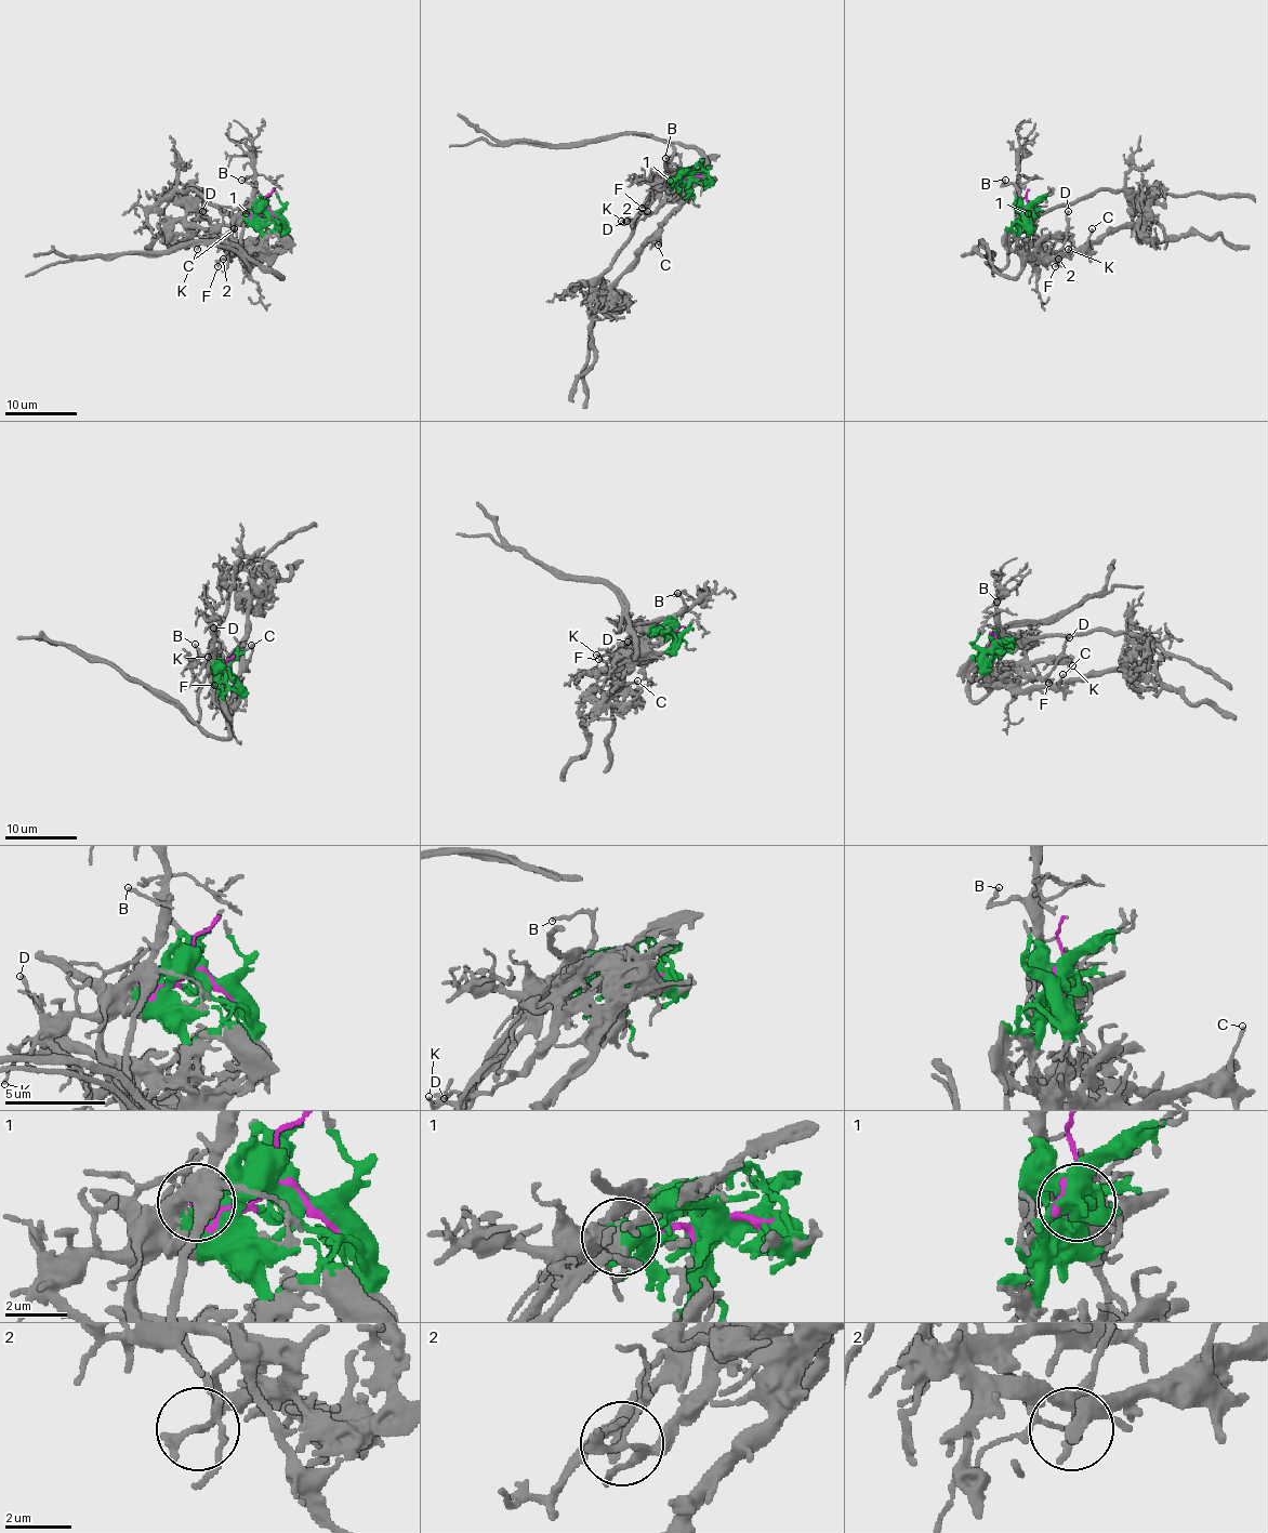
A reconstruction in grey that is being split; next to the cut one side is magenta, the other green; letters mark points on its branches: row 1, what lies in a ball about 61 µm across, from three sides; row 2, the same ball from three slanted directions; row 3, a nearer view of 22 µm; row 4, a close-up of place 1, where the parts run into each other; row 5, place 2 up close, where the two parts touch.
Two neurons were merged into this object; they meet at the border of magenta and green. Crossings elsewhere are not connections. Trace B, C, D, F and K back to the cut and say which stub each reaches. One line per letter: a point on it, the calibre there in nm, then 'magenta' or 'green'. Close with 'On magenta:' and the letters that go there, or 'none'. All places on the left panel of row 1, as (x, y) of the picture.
B: (241, 180) | 150 nm | magenta
C: (234, 228) | 150 nm | green
D: (202, 211) | 160 nm | green
F: (218, 266) | 220 nm | green
K: (197, 249) | 140 nm | green
On magenta: B

